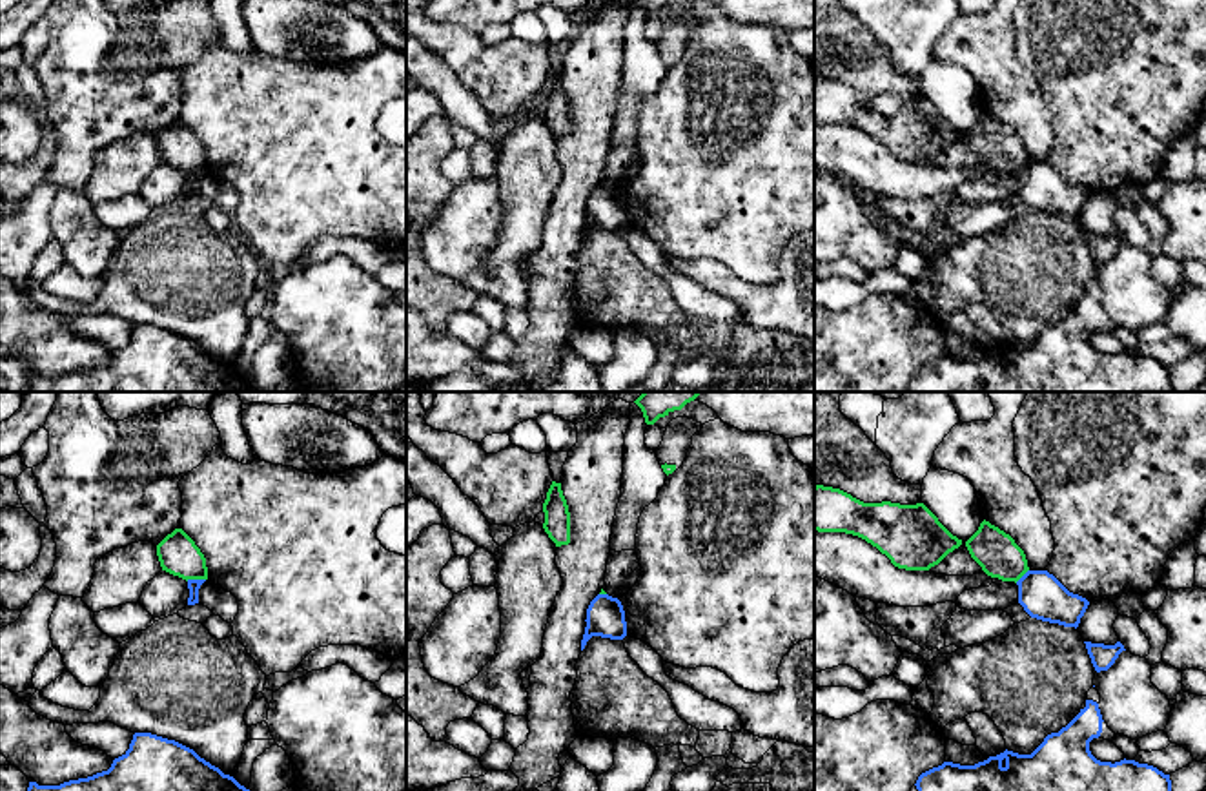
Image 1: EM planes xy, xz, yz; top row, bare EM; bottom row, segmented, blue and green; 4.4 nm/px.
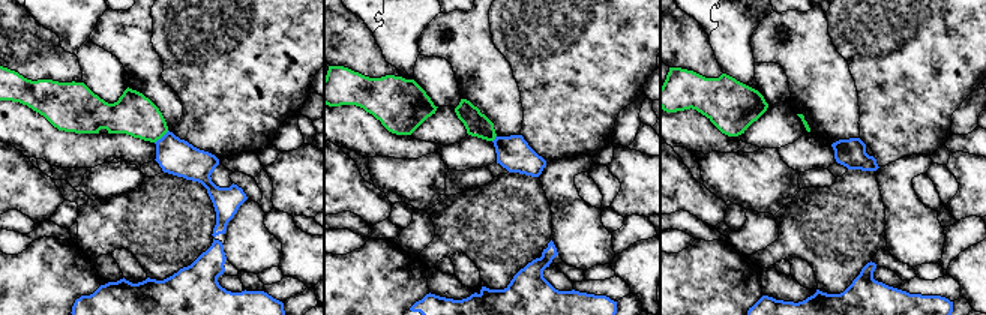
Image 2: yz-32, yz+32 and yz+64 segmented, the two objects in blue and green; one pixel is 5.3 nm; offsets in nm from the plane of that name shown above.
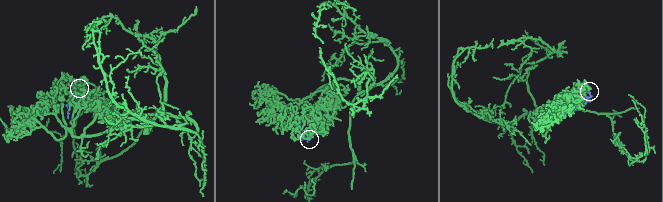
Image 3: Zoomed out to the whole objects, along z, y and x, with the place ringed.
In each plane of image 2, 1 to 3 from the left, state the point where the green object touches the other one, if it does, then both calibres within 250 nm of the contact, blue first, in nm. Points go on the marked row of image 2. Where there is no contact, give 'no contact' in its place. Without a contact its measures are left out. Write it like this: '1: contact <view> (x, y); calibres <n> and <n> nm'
1: contact yz-32 (162, 137); calibres 200 and 220 nm
2: contact yz+32 (496, 138); calibres 190 and 130 nm
3: no contact

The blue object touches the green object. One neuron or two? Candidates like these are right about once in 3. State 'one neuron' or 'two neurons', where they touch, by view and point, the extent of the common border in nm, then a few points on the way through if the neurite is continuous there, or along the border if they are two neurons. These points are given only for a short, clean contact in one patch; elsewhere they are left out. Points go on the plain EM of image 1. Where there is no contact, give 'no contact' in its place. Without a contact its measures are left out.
two neurons; contact xy (195, 172); length 90 nm; border xy (204, 170), (186, 172)

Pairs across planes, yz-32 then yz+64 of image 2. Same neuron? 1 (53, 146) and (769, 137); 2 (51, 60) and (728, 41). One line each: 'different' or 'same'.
1: different
2: different

